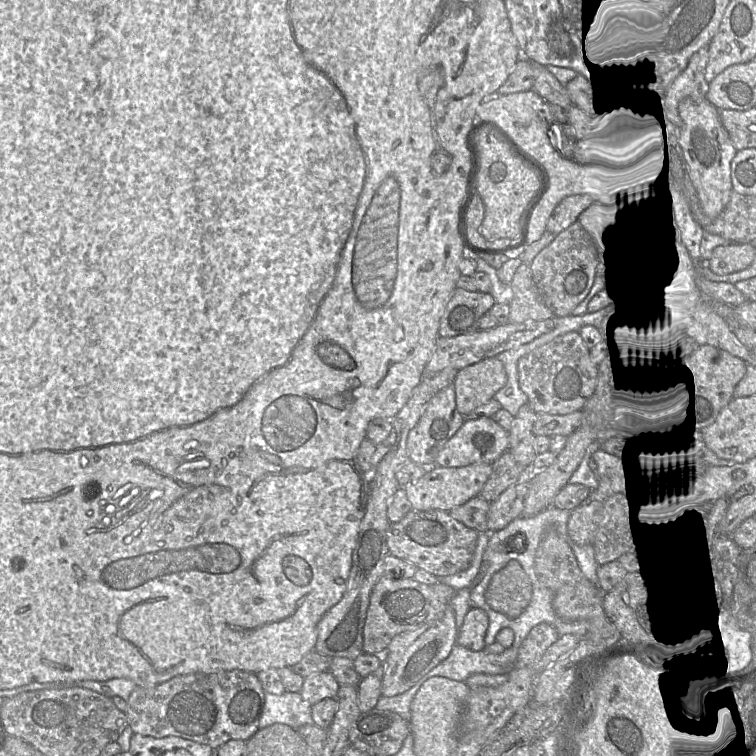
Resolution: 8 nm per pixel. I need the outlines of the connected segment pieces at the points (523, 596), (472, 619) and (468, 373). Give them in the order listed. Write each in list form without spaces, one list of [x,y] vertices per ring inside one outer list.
[[[510,560],[495,573],[486,592],[487,603],[510,619],[518,618],[532,598],[532,584],[521,563]]]
[[[471,607],[459,629],[457,643],[472,651],[484,650],[488,626],[487,613],[483,609]]]
[[[495,357],[459,370],[453,382],[457,410],[463,416],[469,415],[475,408],[494,398],[507,381],[503,362]]]

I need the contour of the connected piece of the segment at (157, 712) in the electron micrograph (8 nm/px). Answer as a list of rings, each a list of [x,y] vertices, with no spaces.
[[[241,670],[174,677],[154,687],[137,687],[127,700],[128,723],[135,734],[177,736],[218,749],[229,740],[248,741],[258,730],[265,691],[256,674]]]

